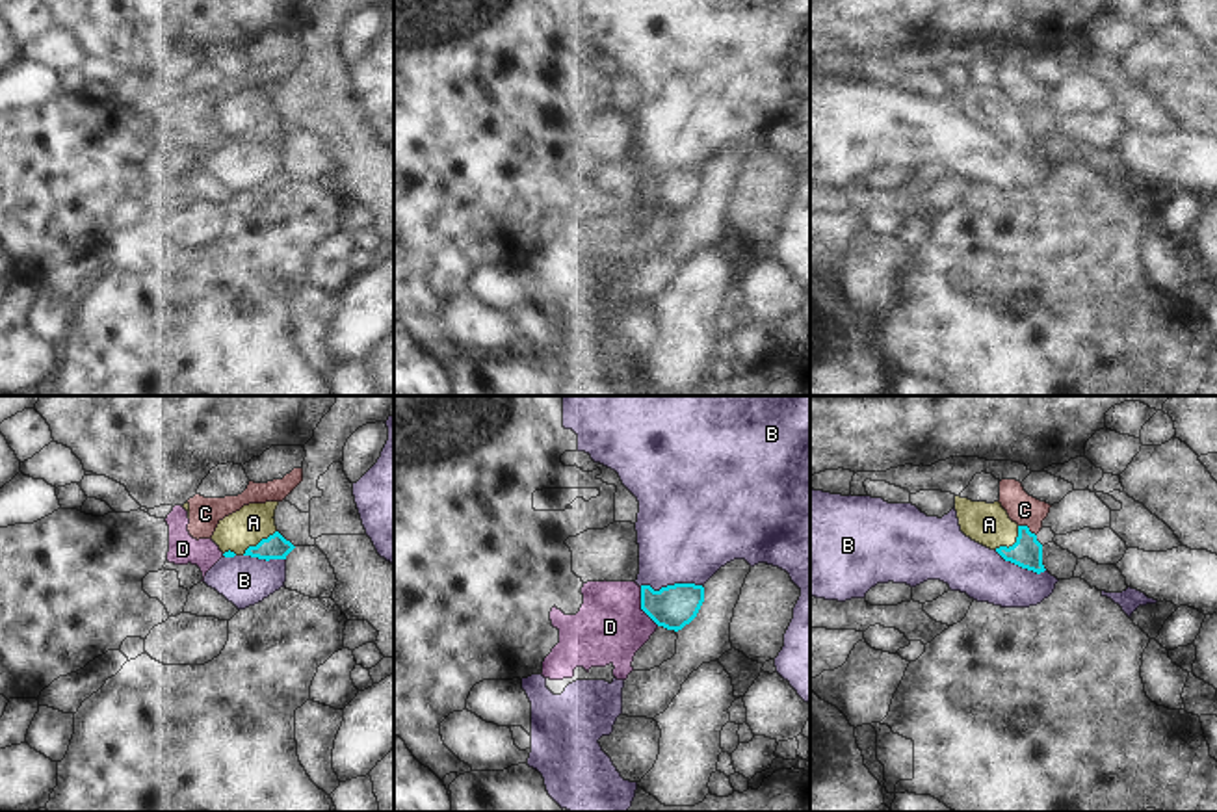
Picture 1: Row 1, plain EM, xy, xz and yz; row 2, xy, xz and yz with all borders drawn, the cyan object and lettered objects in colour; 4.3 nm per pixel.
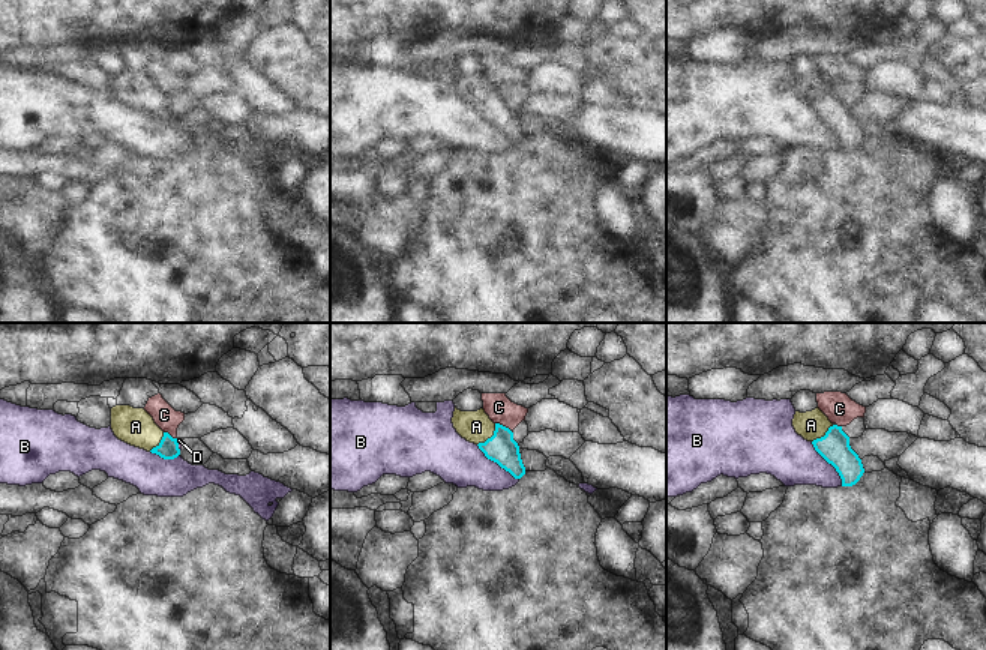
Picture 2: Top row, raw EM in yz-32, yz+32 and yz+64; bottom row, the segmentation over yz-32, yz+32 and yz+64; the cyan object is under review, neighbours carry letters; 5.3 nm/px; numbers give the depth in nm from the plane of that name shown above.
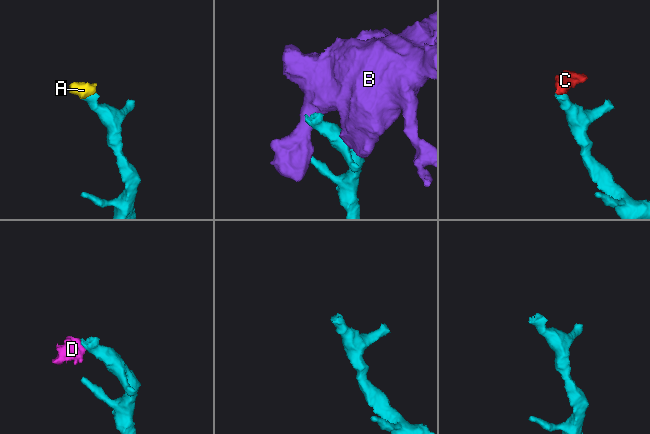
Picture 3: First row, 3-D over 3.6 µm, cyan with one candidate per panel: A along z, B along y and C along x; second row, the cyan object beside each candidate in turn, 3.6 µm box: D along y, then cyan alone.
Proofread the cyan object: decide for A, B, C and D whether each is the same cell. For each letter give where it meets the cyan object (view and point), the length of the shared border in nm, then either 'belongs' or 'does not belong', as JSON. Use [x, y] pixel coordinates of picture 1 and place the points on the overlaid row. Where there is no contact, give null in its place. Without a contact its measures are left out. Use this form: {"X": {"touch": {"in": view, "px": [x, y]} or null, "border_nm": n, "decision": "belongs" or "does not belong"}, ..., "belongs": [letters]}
{"A": {"touch": {"in": "yz", "px": [1013, 545]}, "border_nm": 150, "decision": "belongs"}, "B": {"touch": {"in": "xz", "px": [669, 586]}, "border_nm": 280, "decision": "does not belong"}, "C": {"touch": {"in": "yz", "px": [1028, 528]}, "border_nm": 90, "decision": "does not belong"}, "D": {"touch": {"in": "xz", "px": [641, 606]}, "border_nm": 190, "decision": "does not belong"}, "belongs": ["A"]}

